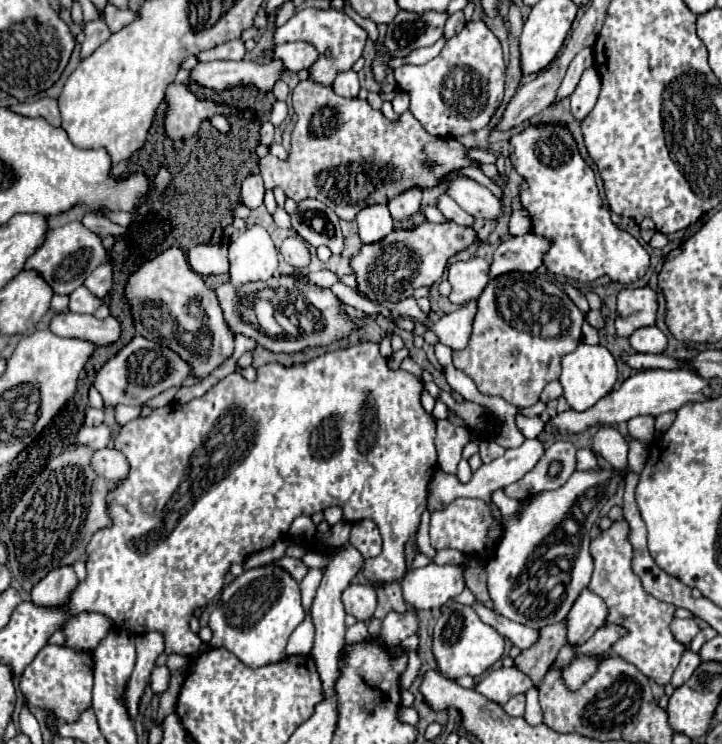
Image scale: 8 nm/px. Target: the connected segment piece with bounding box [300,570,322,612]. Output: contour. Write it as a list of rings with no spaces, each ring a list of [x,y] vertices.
[[[310,570],[308,576],[304,576],[304,580],[300,582],[302,606],[306,608],[306,612],[308,612],[310,606],[312,606],[312,600],[314,600],[314,594],[316,594],[316,590],[318,590],[320,580],[322,580],[322,570]]]

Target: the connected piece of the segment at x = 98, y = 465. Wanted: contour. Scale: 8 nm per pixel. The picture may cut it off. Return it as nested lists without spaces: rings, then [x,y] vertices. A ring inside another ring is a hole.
[[[116,448],[96,450],[90,458],[90,468],[110,484],[118,484],[124,476],[128,476],[128,462],[120,456],[120,452],[116,452]]]

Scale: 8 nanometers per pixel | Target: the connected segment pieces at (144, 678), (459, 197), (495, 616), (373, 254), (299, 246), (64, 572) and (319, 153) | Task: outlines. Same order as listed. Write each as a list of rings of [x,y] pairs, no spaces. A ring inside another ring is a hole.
[[[148,632],[144,636],[138,636],[136,650],[138,650],[138,660],[136,660],[136,668],[132,672],[132,680],[128,682],[128,692],[126,692],[128,712],[132,718],[136,718],[138,714],[138,702],[144,688],[148,686],[148,676],[154,668],[154,660],[164,652],[164,636],[160,636],[158,632]]]
[[[464,176],[450,178],[446,194],[474,218],[496,220],[502,214],[502,200],[496,198],[486,186],[470,178]]]
[[[474,602],[472,604],[474,612],[480,616],[480,620],[492,628],[496,628],[504,638],[508,638],[514,646],[518,646],[520,650],[530,648],[536,640],[538,640],[538,630],[534,628],[526,628],[524,624],[516,624],[504,616],[500,616],[498,612],[486,608],[482,602]]]
[[[452,220],[442,224],[422,222],[414,228],[394,228],[386,238],[374,244],[362,244],[360,250],[350,256],[350,268],[356,276],[358,290],[380,302],[400,302],[410,298],[416,288],[436,284],[446,268],[450,256],[470,248],[478,240],[476,230],[470,226],[460,226]]]
[[[292,236],[286,238],[280,246],[280,252],[284,256],[284,260],[294,266],[294,268],[304,268],[310,262],[310,252],[308,246],[304,244],[304,240],[300,240],[300,236]]]
[[[72,566],[50,570],[30,592],[32,602],[38,606],[62,606],[68,602],[70,592],[76,588],[78,578]]]
[[[302,80],[294,88],[292,106],[298,116],[292,130],[292,148],[286,160],[270,158],[268,154],[258,162],[264,186],[270,190],[274,186],[280,186],[286,196],[296,202],[304,198],[316,198],[330,206],[342,220],[354,220],[360,208],[368,204],[386,204],[392,196],[396,196],[396,192],[404,192],[404,188],[412,188],[412,184],[430,188],[438,184],[446,174],[458,172],[462,166],[478,166],[464,156],[466,148],[462,146],[462,142],[428,134],[410,112],[404,112],[398,122],[390,122],[382,116],[382,112],[370,108],[366,100],[342,98],[330,86],[318,84],[314,80]],[[424,156],[428,156],[428,160],[436,160],[436,164],[440,164],[440,172],[424,172]]]

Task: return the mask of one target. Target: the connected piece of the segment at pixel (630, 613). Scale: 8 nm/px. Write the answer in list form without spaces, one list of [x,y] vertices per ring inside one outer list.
[[[618,520],[612,522],[608,530],[602,530],[596,540],[590,542],[590,554],[594,560],[594,574],[588,584],[588,590],[598,594],[606,606],[608,606],[608,616],[606,624],[618,624],[628,630],[626,636],[620,636],[612,644],[612,654],[624,658],[626,662],[634,664],[644,676],[654,680],[656,684],[664,686],[670,682],[672,672],[676,664],[680,662],[686,646],[680,644],[672,632],[670,632],[670,622],[674,618],[676,606],[666,604],[648,592],[644,592],[640,578],[632,572],[632,544],[628,540],[628,522]]]

